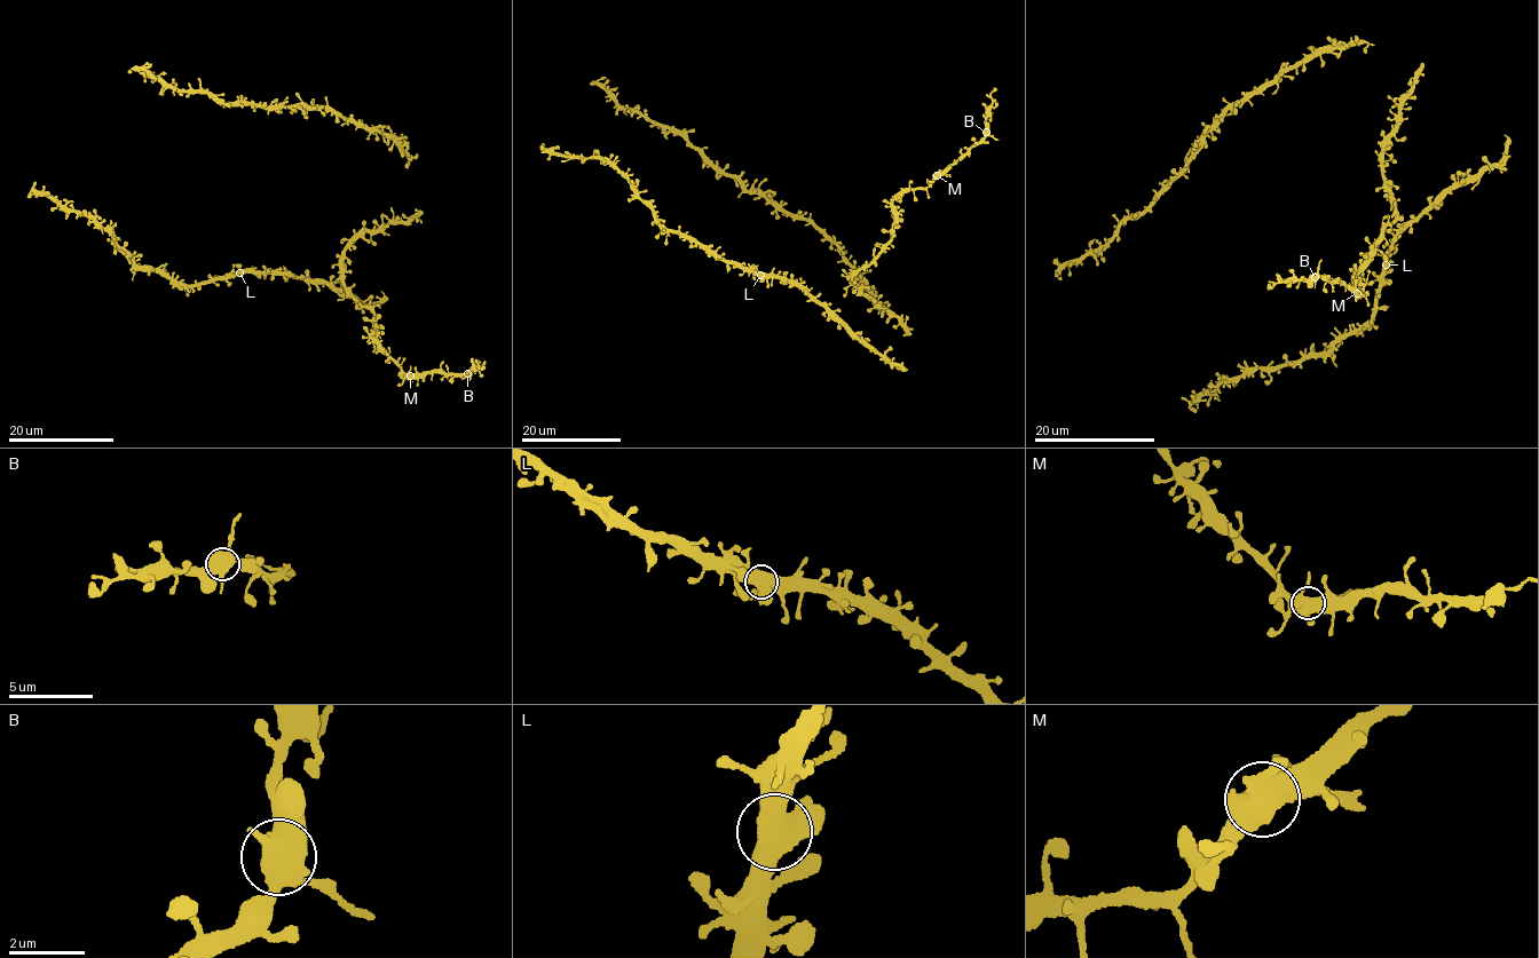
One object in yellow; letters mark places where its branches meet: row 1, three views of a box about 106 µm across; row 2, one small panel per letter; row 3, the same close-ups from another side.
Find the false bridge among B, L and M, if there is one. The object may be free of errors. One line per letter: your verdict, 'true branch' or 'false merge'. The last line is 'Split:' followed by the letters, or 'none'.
B: true branch
L: true branch
M: true branch
Split: none

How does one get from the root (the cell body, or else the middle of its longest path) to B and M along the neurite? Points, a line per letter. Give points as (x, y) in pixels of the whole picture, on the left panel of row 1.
B: (387, 224), (356, 237), (344, 259), (345, 291), (373, 314), (370, 338), (401, 371), (467, 373)
M: (387, 224), (350, 243), (342, 278), (353, 299), (373, 314), (372, 341), (401, 372), (410, 375)

